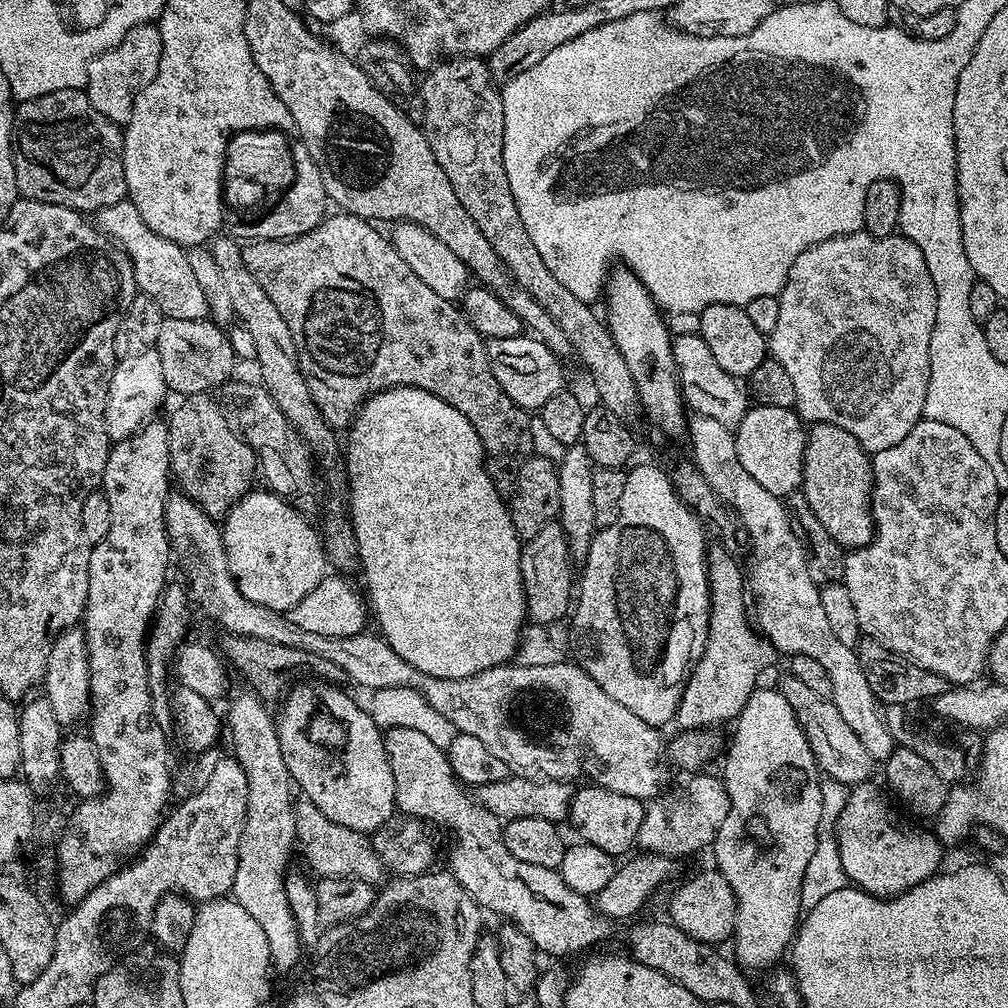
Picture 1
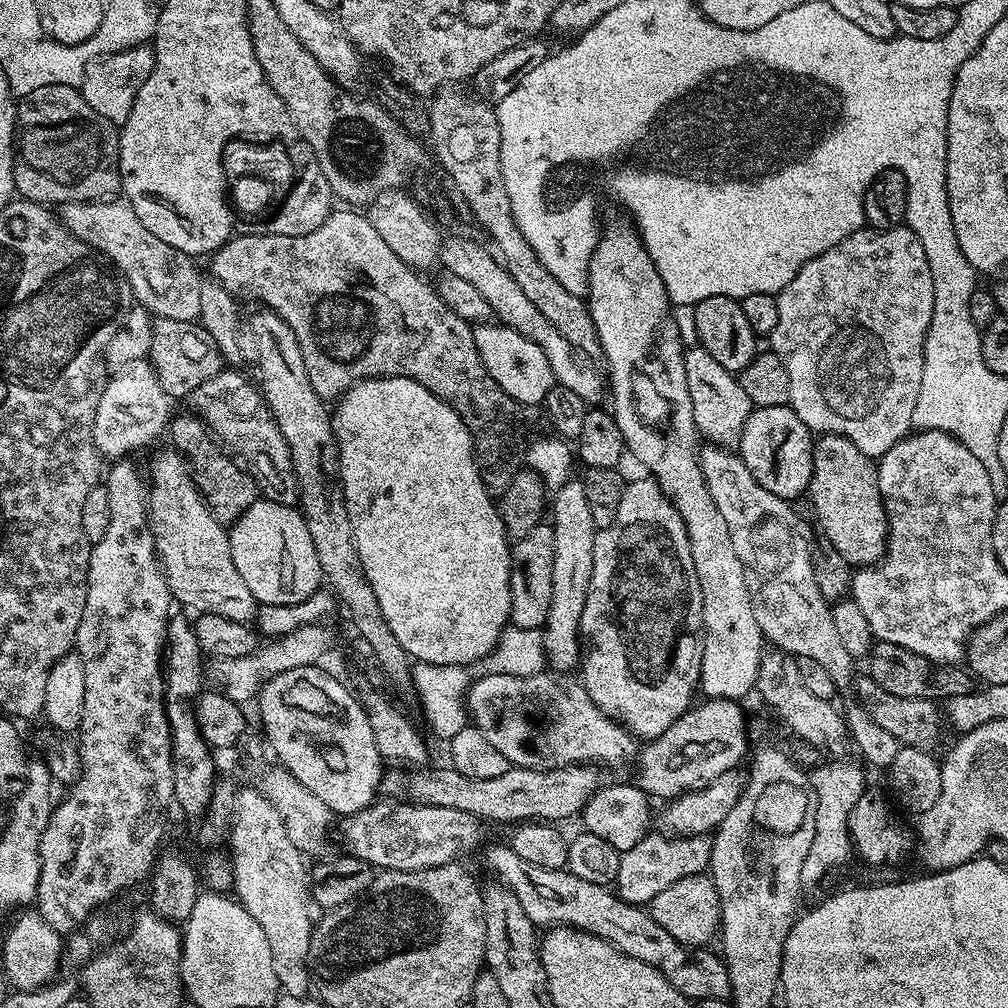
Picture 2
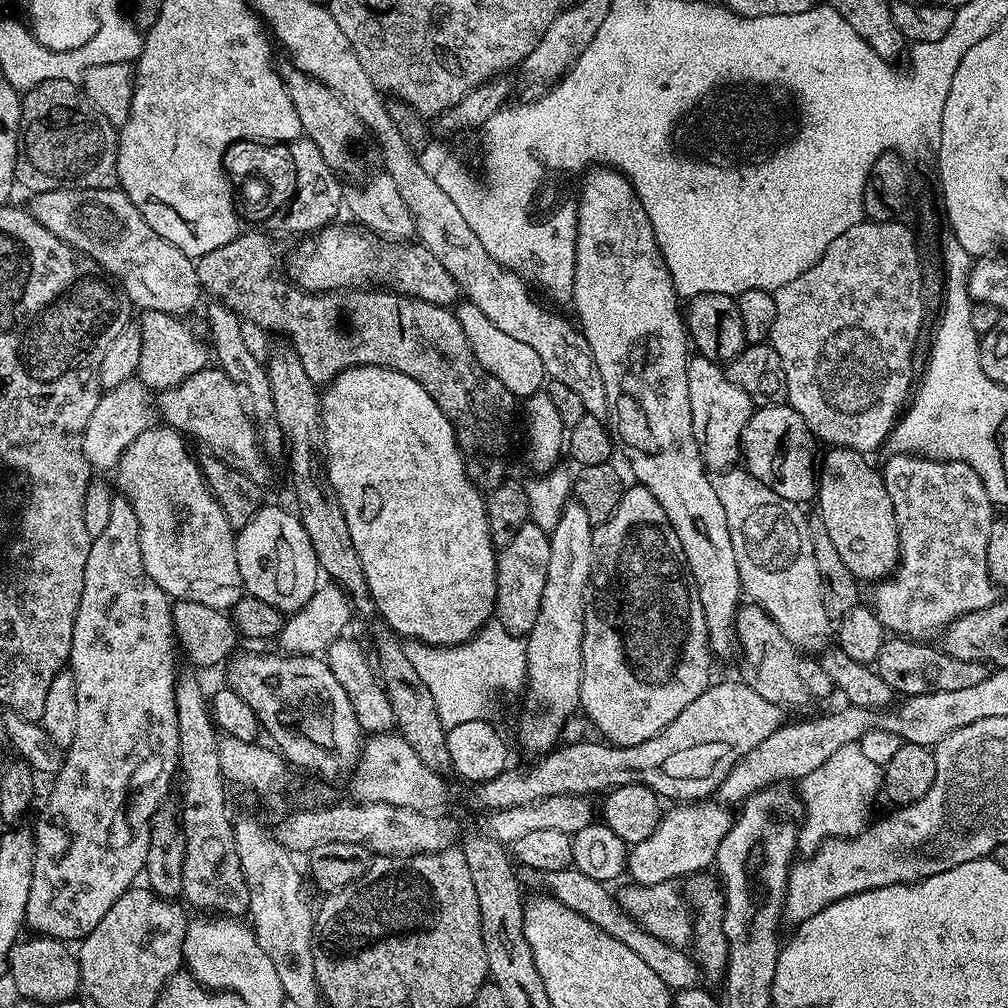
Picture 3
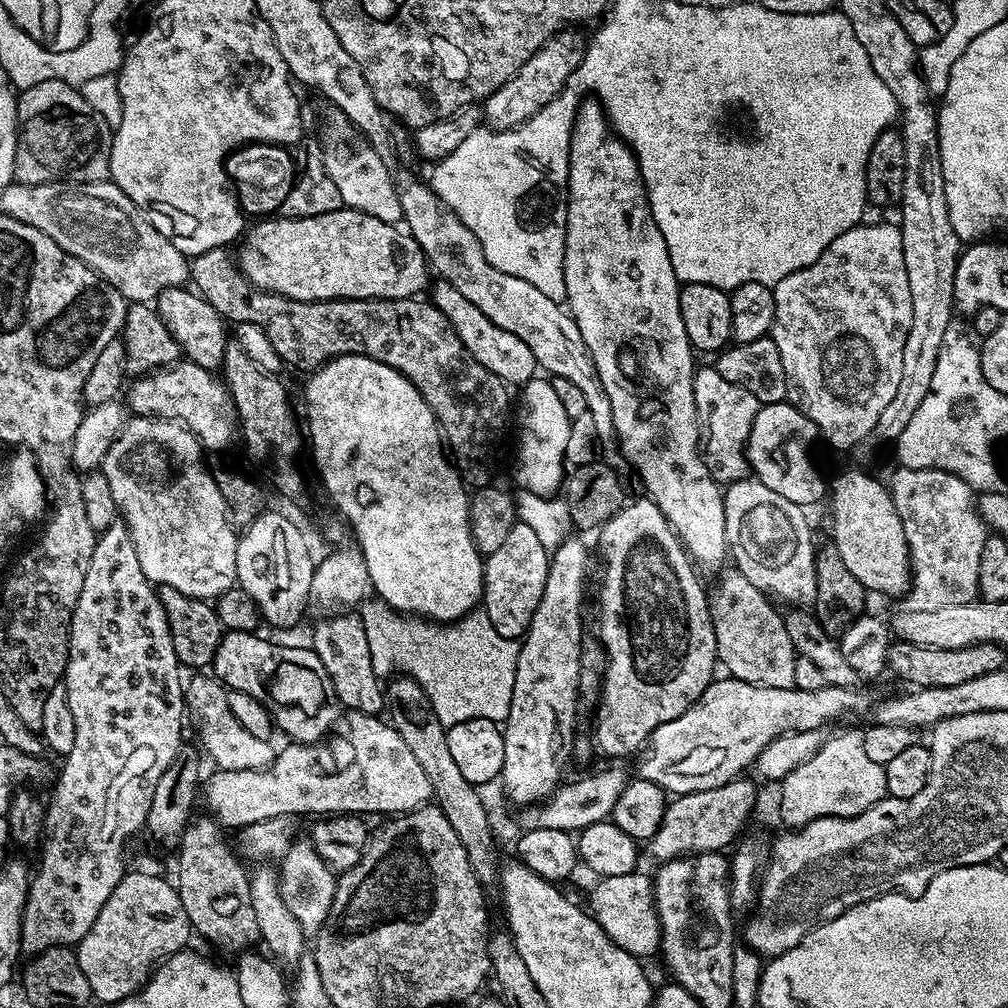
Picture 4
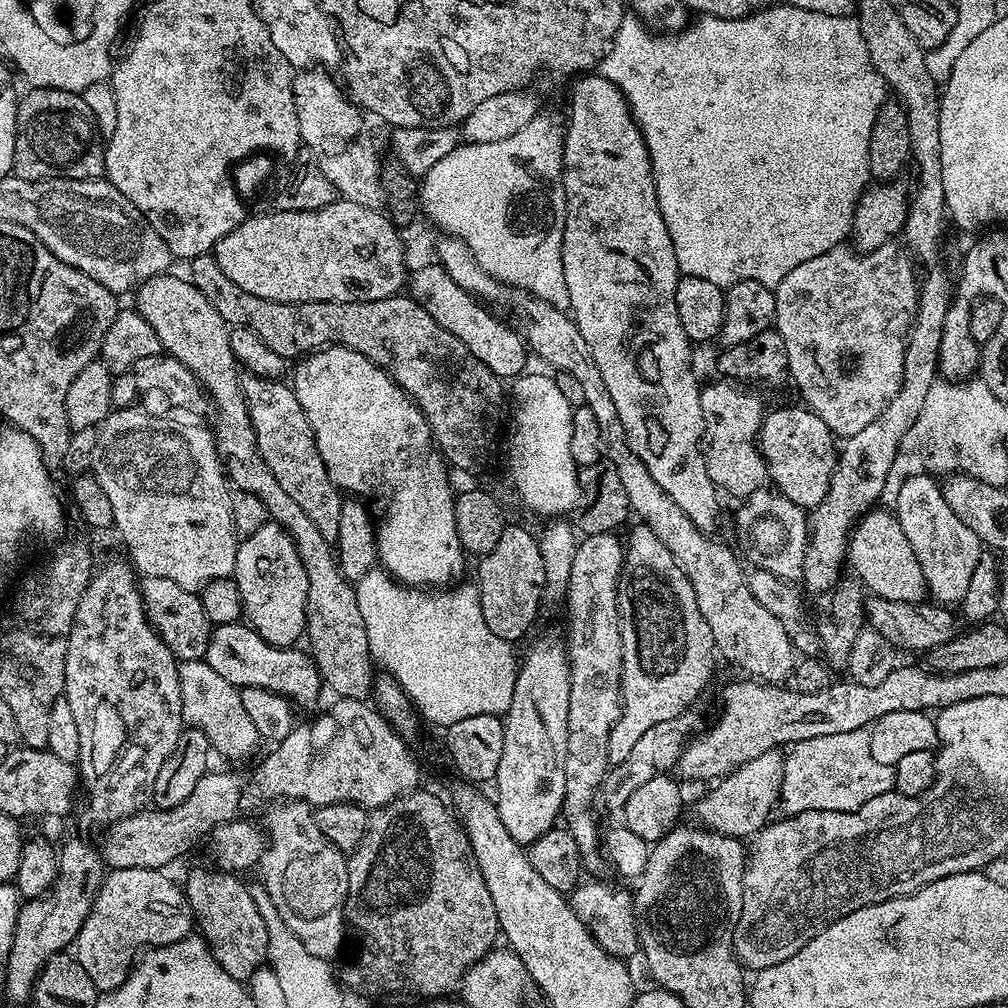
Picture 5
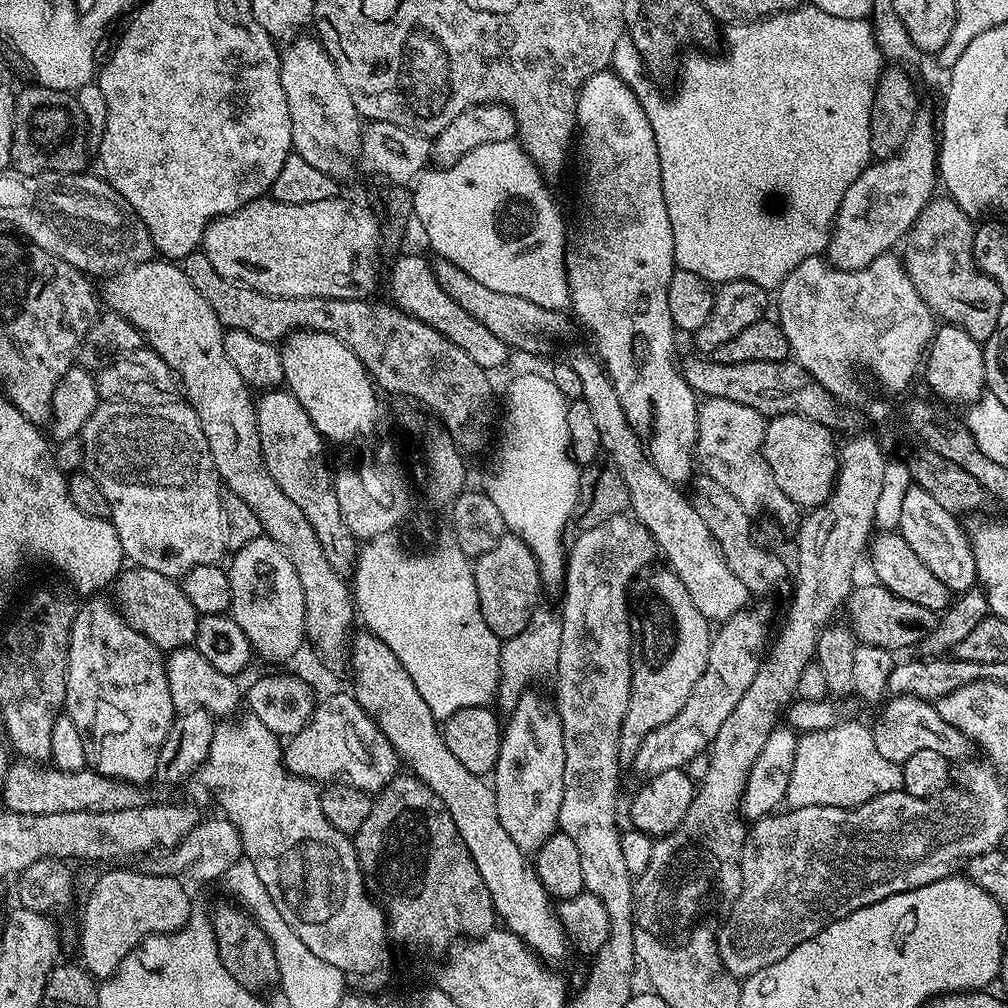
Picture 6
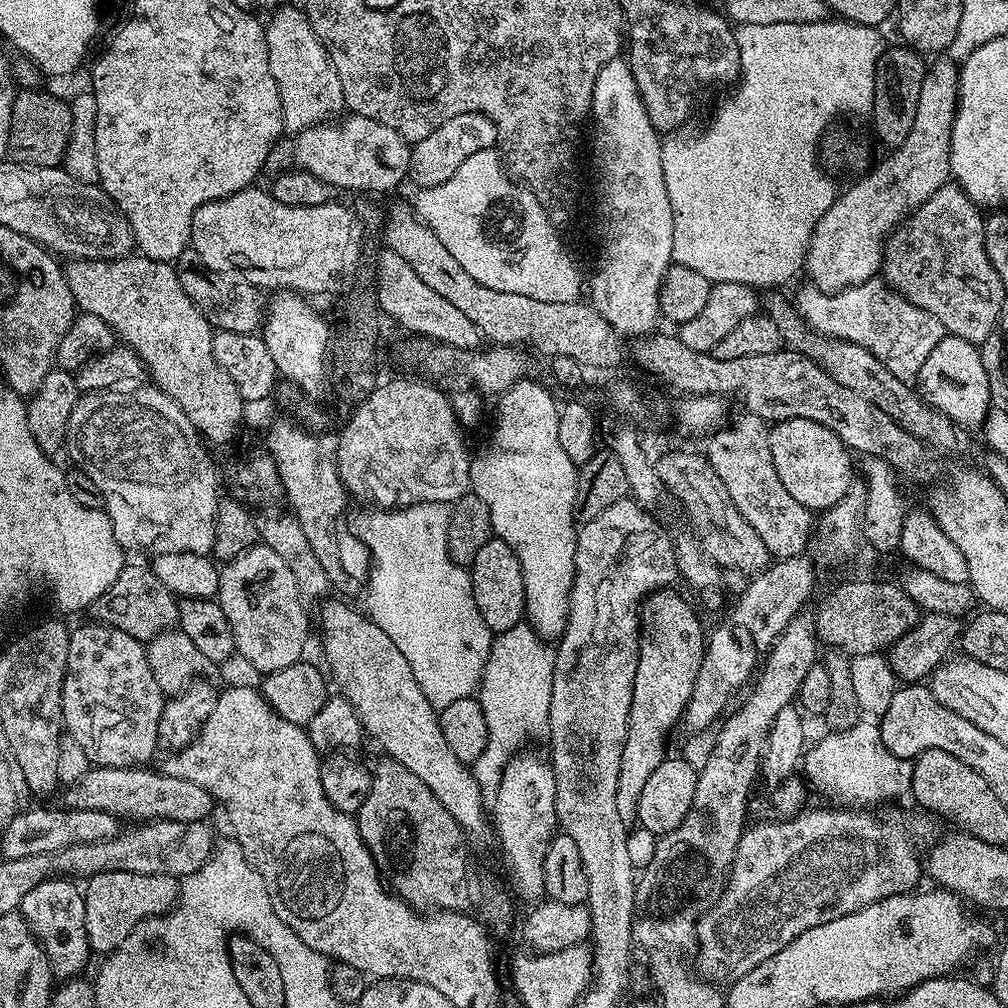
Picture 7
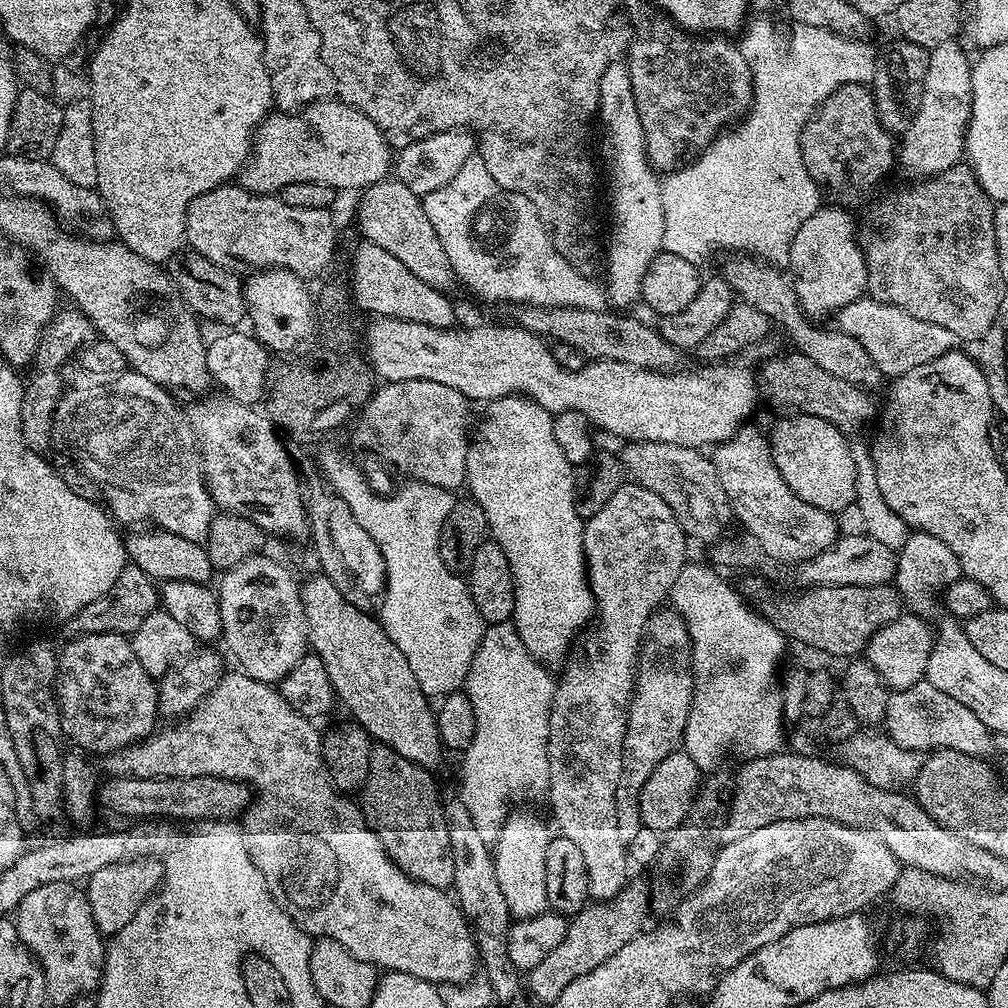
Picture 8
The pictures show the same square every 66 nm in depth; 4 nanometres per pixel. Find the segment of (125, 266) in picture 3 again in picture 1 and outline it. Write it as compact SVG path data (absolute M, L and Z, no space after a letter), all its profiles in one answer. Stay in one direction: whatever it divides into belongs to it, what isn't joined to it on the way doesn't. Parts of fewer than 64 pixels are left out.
M126 198L122 202L114 202L114 206L101 208L99 212L95 213L94 223L130 258L130 262L134 266L137 289L143 295L149 296L165 317L202 320L208 316L206 294L202 294L202 286L198 286L198 281L195 280L194 273L190 270L187 251L181 245L162 238L162 234L154 234L154 230L150 230L150 226L146 226L146 222L142 222L142 214L138 214L138 206L134 206L131 200Z

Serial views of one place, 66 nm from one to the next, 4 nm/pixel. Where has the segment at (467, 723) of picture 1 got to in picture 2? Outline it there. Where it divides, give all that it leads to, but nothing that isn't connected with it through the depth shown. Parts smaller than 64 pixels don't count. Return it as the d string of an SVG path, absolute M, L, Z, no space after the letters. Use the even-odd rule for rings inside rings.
M165 447L165 452L160 452L152 460L152 465L146 468L148 485L148 520L152 523L152 537L156 547L156 559L164 577L168 579L168 588L172 591L173 601L177 605L185 604L193 608L193 613L209 612L220 614L222 618L230 618L239 624L248 624L256 615L258 602L254 594L250 594L250 586L234 570L234 558L230 554L230 542L228 541L229 529L214 518L214 514L208 509L204 495L196 489L192 481L192 471L183 456L175 448ZM545 670L534 674L533 676L515 676L514 674L498 674L497 672L488 672L484 676L477 675L472 683L468 685L466 693L466 712L470 717L471 723L478 730L482 730L482 734L486 734L486 738L495 746L502 758L508 760L509 765L517 768L533 768L534 770L554 770L555 768L565 768L571 764L595 764L597 766L608 766L612 764L628 764L637 759L638 756L638 740L628 731L623 723L617 722L609 713L599 708L590 698L590 694L584 688L583 683L579 679L571 680L571 675L557 674L552 670Z

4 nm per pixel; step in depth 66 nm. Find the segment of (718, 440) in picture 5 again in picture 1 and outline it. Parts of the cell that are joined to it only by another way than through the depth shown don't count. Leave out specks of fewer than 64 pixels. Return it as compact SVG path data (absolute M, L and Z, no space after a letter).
M699 334L677 335L672 341L672 353L676 363L676 378L680 381L680 391L685 405L697 415L714 418L727 428L735 429L750 407L749 393L742 387L741 381L726 374L726 370L718 366L710 346L706 346L706 342Z

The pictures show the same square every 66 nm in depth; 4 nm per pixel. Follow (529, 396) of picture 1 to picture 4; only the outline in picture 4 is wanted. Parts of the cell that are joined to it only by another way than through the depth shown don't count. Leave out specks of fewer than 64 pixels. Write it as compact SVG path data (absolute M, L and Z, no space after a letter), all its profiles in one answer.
M437 279L431 285L431 292L431 303L450 322L454 334L462 338L462 346L466 346L466 350L470 350L472 357L482 362L482 366L486 366L490 374L494 374L509 386L522 386L537 375L538 365L534 354L530 354L530 346L526 346L522 338L510 334L510 330L502 330L502 326L494 326L494 322L490 322L490 318L486 318L486 314L482 314L482 310L478 310L474 302L469 302L459 290L454 290L450 282Z

